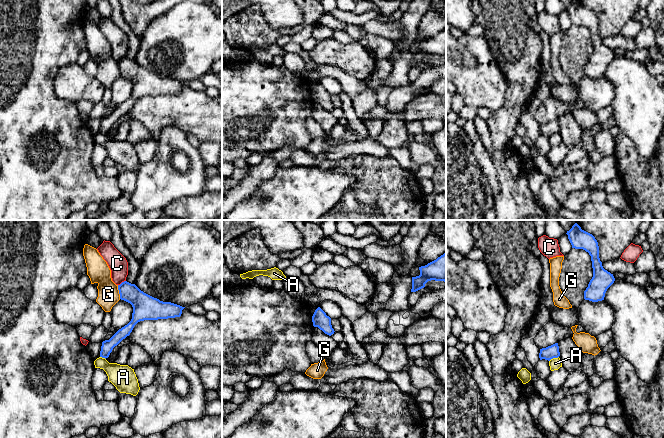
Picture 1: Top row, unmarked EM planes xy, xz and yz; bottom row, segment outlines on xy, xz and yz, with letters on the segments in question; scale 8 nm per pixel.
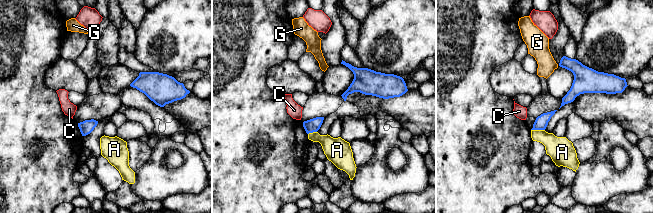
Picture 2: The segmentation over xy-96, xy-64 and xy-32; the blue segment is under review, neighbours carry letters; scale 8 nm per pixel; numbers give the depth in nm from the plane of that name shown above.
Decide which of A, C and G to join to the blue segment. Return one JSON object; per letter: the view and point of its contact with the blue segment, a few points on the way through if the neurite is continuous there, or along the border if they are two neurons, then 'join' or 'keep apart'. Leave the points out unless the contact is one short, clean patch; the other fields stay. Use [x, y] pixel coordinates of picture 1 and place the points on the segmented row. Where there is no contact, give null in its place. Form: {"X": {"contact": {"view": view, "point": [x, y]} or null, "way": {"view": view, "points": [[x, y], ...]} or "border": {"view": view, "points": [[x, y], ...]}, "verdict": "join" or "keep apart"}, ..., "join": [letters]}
{"A": {"contact": {"view": "yz", "point": [553, 357]}, "border": {"view": "yz", "points": [[558, 356], [549, 361]]}, "verdict": "keep apart"}, "C": {"contact": {"view": "xy", "point": [122, 282]}, "border": {"view": "xy", "points": [[125, 280], [118, 285]]}, "verdict": "keep apart"}, "G": {"contact": {"view": "xy", "point": [119, 292]}, "border": {"view": "xy", "points": [[117, 285], [120, 298]]}, "verdict": "keep apart"}, "join": []}

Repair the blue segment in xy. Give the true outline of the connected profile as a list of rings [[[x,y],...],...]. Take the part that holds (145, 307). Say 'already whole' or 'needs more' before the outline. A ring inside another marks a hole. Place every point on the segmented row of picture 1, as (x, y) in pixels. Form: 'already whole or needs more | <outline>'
already whole | [[[127,281],[118,285],[120,299],[133,307],[131,321],[119,329],[109,340],[102,342],[100,357],[108,358],[113,348],[130,335],[134,326],[144,320],[158,320],[180,317],[185,307],[163,302],[141,291],[135,284]]]

